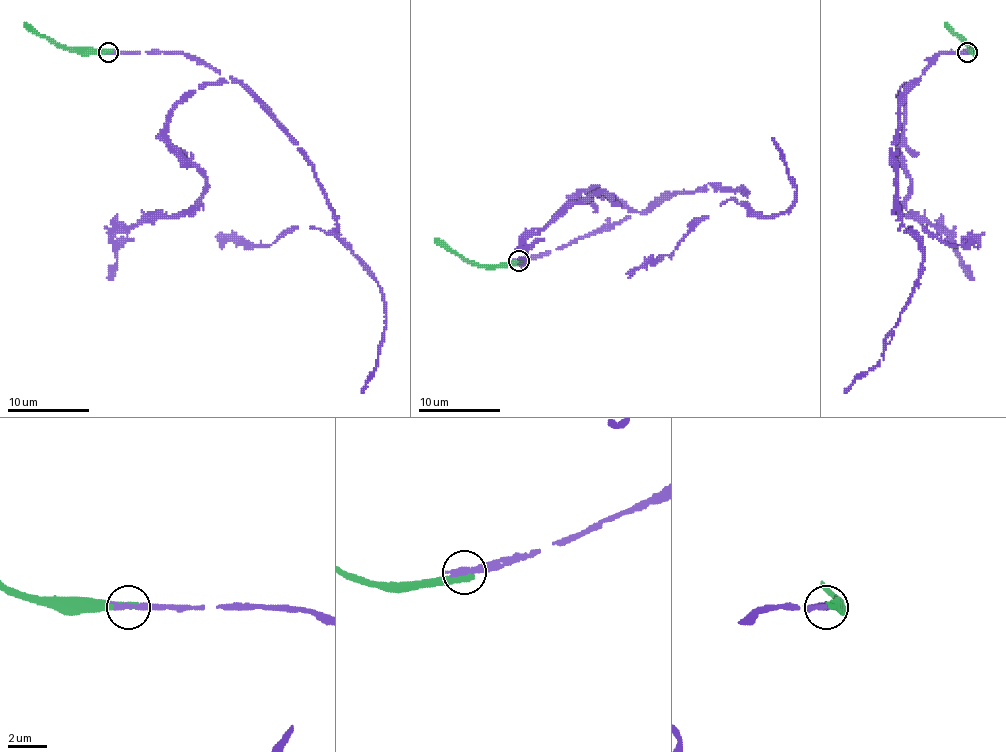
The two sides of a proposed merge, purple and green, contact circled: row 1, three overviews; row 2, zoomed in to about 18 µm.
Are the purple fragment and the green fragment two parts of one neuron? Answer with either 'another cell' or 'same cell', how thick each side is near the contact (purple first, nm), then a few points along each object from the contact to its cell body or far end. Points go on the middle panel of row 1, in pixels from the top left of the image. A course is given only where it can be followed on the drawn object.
another cell | 400/400 nm | purple via (519, 261), (607, 230), (661, 197), (706, 185), (739, 189), (763, 216), (782, 214), (796, 193), (772, 138) | green via (519, 261), (472, 265), (447, 251), (435, 238)

